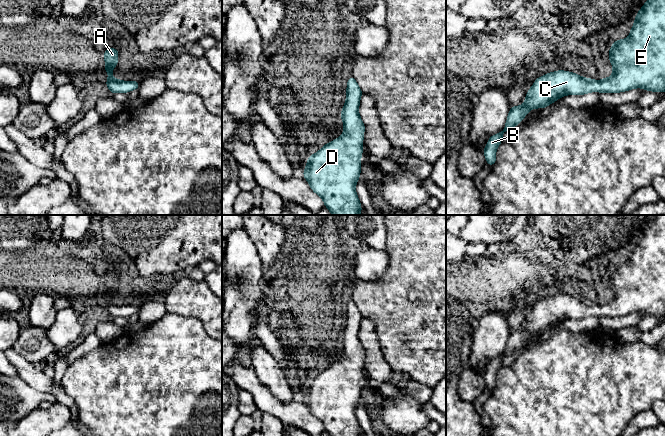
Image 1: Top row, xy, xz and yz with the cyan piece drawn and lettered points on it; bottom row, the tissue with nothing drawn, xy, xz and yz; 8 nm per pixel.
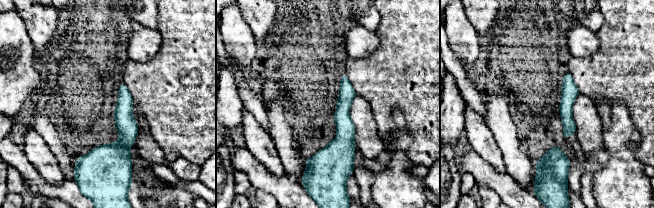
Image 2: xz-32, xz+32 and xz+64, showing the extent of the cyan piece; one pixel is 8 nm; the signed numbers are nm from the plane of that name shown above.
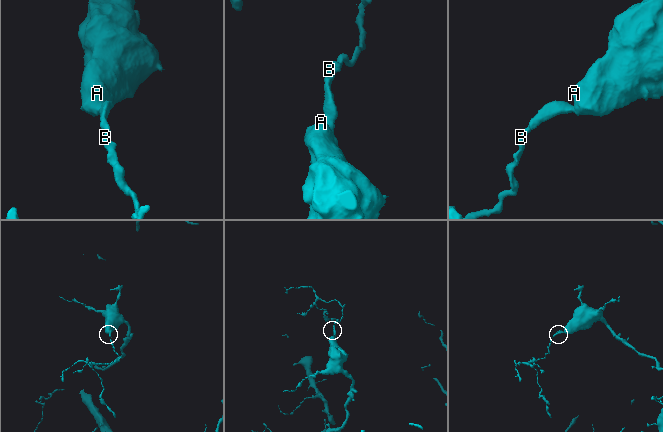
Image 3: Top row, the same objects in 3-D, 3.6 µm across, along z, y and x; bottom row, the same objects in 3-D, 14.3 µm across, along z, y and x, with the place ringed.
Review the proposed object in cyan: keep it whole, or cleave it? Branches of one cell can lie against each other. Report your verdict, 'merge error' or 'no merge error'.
no merge error

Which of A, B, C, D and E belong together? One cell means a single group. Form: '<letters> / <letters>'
A B C D E

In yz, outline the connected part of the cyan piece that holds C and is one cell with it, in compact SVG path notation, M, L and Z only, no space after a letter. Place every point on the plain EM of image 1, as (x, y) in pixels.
M652 215L648 224L634 241L630 258L622 264L615 264L609 274L609 284L613 297L609 302L596 305L584 302L576 297L558 294L537 302L527 315L521 330L510 332L504 353L491 360L483 374L487 388L496 387L496 374L502 366L503 358L518 349L528 336L534 332L544 332L566 319L583 319L598 315L599 317L619 317L643 312L646 315L665 316L665 215Z

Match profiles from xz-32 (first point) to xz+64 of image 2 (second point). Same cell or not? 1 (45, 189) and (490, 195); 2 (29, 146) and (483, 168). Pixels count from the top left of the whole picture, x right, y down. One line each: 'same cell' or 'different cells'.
1: different cells
2: different cells

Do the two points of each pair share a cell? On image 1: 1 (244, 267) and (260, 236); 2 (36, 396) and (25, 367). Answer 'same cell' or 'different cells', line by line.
1: different cells
2: different cells

